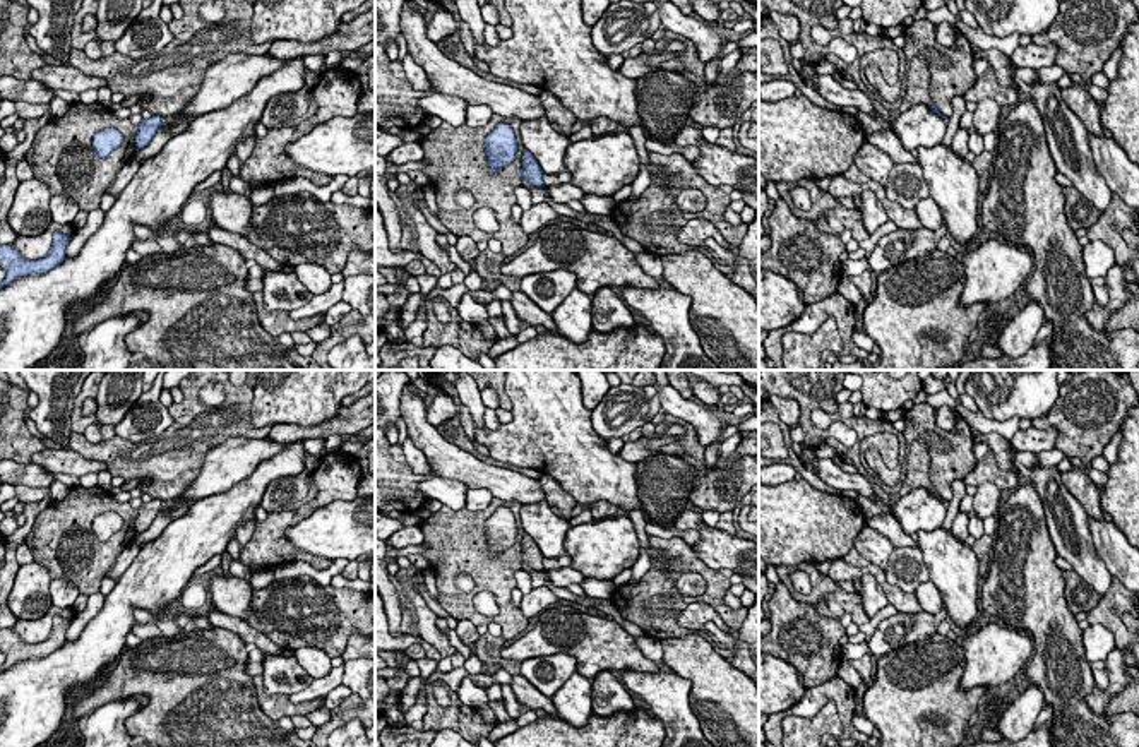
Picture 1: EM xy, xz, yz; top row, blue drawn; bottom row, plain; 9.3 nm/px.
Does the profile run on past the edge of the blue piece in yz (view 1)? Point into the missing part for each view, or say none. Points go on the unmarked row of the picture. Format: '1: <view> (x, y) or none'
1: none

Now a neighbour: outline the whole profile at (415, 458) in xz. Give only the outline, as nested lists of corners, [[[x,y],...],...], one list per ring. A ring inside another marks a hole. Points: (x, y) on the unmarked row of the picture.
[[[411,439],[404,440],[403,452],[414,475],[428,475],[432,471],[423,451],[420,451]]]

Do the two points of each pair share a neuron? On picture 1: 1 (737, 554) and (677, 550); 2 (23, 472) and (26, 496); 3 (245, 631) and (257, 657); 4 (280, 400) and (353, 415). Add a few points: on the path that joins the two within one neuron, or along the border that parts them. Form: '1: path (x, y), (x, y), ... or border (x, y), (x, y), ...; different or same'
1: border (689, 545), (708, 566), (732, 571); different
2: border (17, 484), (48, 489); different
3: border (256, 646), (266, 653); different
4: border (341, 405), (336, 415), (312, 425), (300, 425); different

